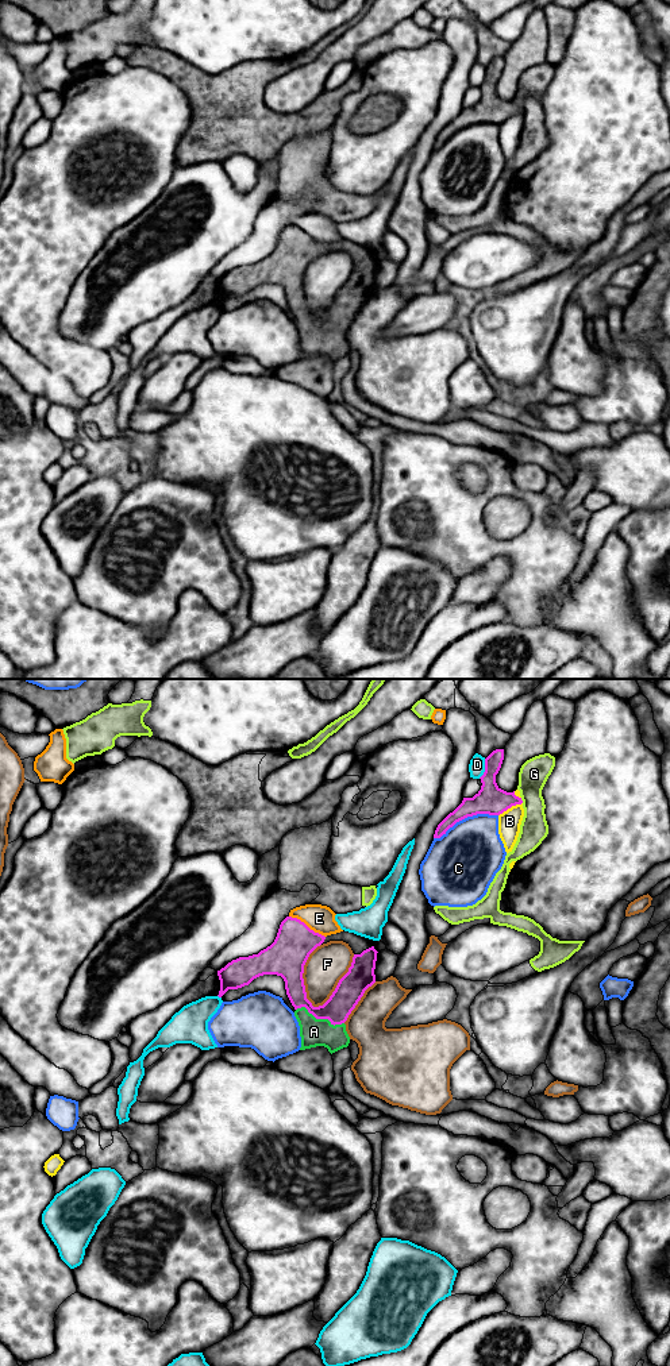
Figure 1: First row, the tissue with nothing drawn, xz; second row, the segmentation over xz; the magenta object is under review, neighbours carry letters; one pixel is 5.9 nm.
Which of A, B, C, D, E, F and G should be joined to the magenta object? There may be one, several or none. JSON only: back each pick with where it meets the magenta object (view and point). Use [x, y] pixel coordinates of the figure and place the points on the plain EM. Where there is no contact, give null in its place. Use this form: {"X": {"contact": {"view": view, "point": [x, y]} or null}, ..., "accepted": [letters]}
{"A": {"contact": {"view": "xz", "point": [320, 327]}}, "accepted": ["A"]}

